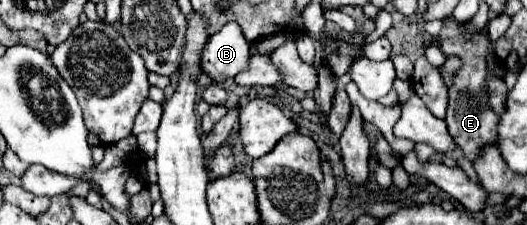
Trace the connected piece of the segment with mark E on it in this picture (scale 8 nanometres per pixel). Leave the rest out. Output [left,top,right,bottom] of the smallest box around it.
[436,17,500,161]

